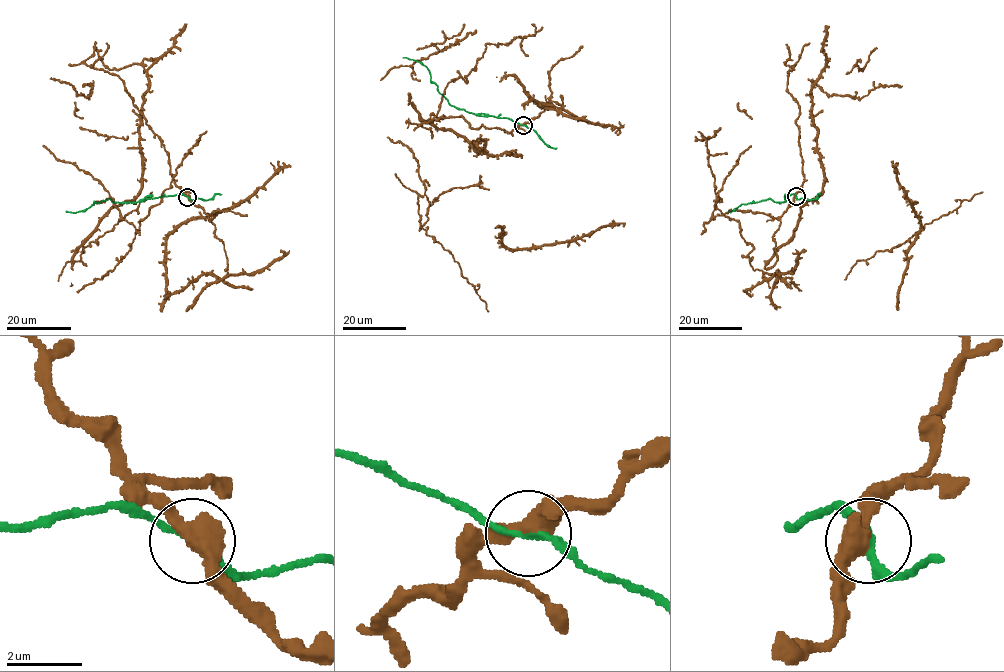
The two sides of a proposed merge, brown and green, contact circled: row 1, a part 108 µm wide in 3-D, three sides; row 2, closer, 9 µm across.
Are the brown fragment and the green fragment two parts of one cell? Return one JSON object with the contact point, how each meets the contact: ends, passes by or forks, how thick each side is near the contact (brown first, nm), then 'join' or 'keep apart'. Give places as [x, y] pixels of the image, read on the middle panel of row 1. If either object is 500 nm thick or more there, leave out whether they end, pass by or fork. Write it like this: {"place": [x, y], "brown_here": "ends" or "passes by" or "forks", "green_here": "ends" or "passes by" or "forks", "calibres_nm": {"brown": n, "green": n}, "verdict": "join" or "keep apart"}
{"place": [523, 125], "calibres_nm": {"brown": 500, "green": 150}, "verdict": "keep apart"}

